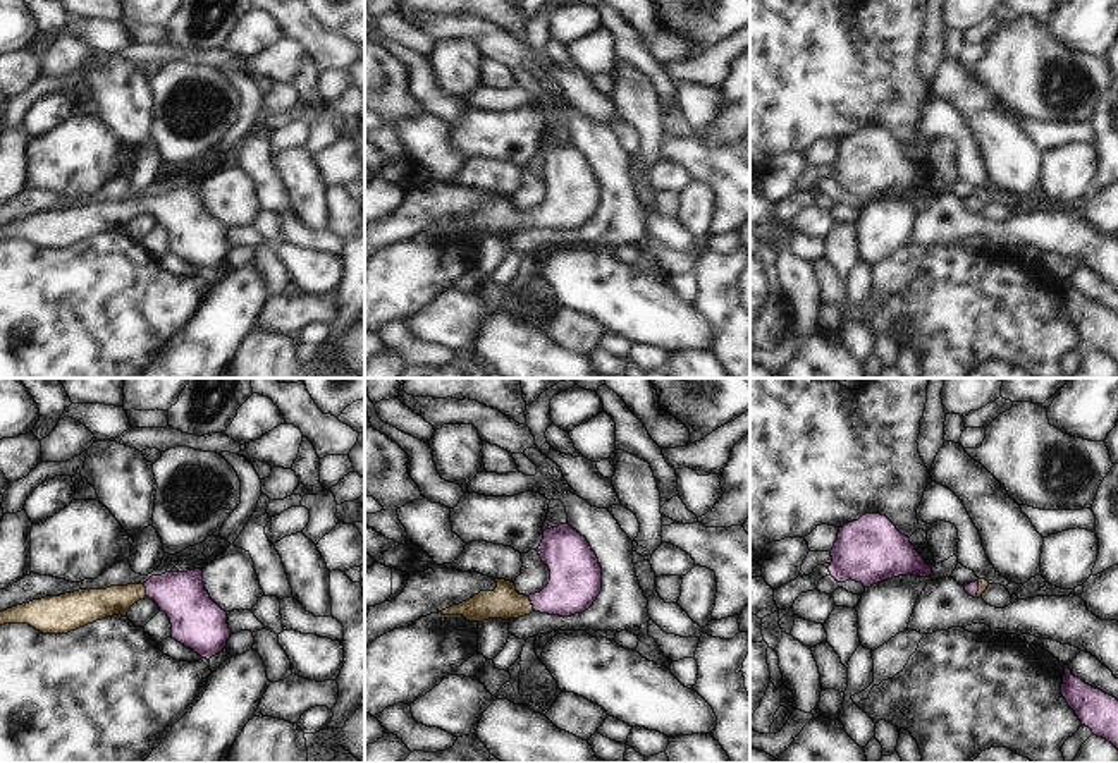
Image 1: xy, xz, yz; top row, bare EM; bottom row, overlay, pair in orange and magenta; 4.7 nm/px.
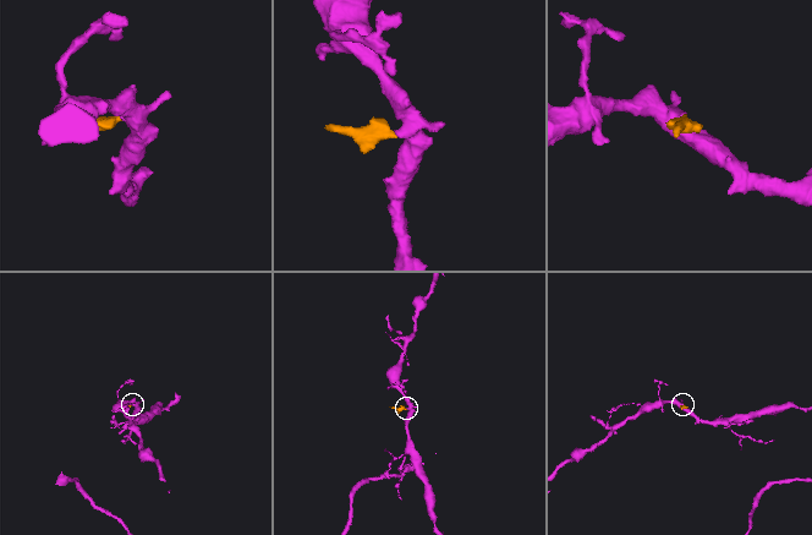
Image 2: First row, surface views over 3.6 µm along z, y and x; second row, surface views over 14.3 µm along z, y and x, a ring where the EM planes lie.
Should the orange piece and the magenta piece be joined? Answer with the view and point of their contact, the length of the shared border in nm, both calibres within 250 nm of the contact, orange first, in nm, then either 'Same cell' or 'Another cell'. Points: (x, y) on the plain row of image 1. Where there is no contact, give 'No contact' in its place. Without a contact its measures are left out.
Touches orange at xy (145, 207). Shared border 70 nm. Thickness 150 nm (orange) against 220 nm. Same cell

